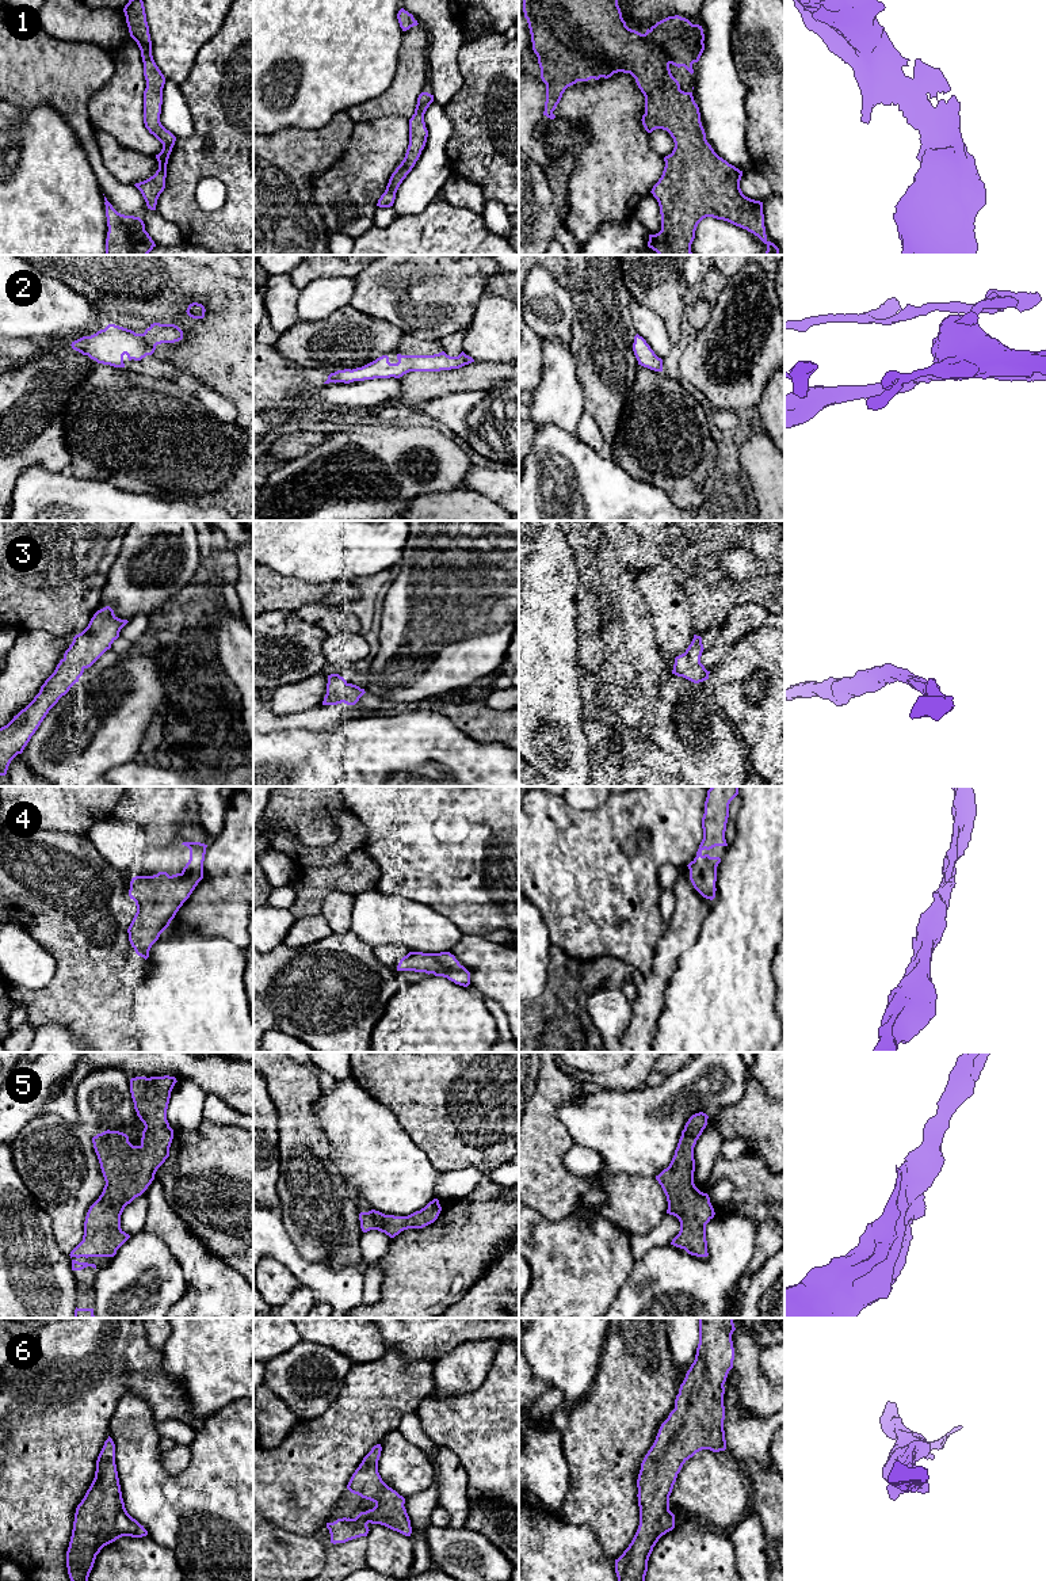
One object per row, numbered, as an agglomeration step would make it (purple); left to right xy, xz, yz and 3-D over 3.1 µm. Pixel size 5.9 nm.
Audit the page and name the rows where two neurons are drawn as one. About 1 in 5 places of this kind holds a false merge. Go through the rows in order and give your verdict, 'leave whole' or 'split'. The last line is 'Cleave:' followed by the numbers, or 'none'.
1: leave whole
2: leave whole
3: leave whole
4: leave whole
5: leave whole
6: leave whole
Cleave: none

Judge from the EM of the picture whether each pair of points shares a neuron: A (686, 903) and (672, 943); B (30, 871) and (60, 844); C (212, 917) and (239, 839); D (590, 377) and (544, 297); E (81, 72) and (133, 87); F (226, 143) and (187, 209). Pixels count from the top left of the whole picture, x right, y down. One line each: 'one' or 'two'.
A: one
B: one
C: one
D: two
E: two
F: one

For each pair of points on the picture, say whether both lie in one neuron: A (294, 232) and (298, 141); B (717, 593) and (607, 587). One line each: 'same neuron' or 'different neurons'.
A: same neuron
B: different neurons

